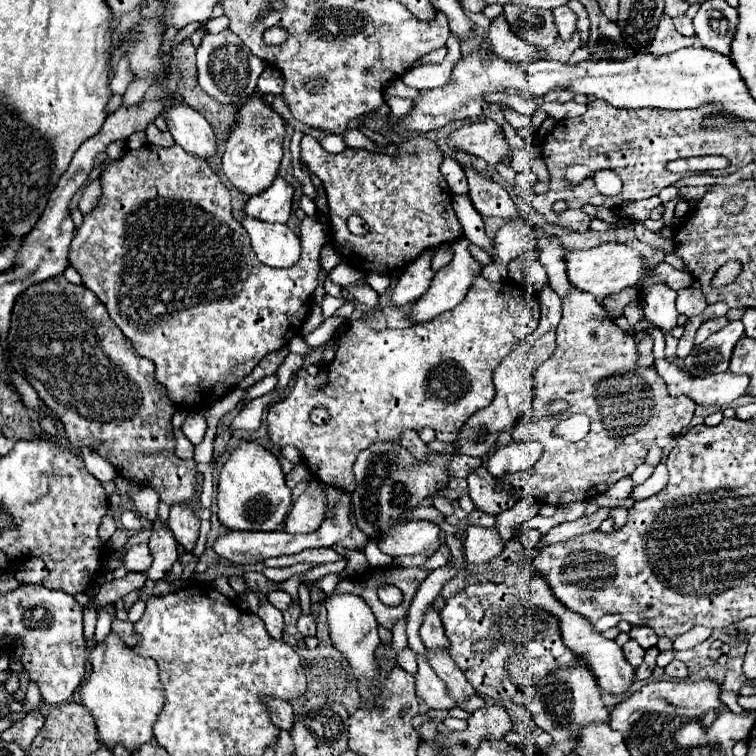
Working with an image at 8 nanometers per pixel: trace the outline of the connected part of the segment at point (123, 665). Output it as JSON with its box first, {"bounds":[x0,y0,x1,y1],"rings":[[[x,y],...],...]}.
{"bounds":[80,633,164,751],"rings":[[[110,633],[104,643],[98,643],[90,653],[92,673],[80,689],[82,705],[92,713],[98,729],[100,743],[108,749],[124,745],[128,751],[140,749],[140,745],[154,739],[154,723],[164,707],[164,689],[158,677],[158,665],[154,659],[138,657],[118,635]]]}

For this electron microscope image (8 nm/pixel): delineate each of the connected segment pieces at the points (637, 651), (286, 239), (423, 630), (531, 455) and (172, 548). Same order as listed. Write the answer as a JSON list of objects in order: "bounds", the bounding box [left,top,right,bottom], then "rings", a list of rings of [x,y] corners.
[{"bounds":[622,639,644,667],"rings":[[[632,639],[622,647],[622,651],[624,651],[626,661],[628,661],[632,667],[638,667],[638,665],[642,663],[642,659],[644,659],[644,649],[642,649],[638,643],[632,643]]]},{"bounds":[242,217,300,267],"rings":[[[244,217],[242,227],[252,239],[252,249],[268,267],[292,267],[300,259],[300,241],[288,225],[260,223]]]},{"bounds":[420,607,450,651],"rings":[[[428,607],[428,611],[426,611],[424,623],[420,627],[420,637],[422,637],[422,643],[426,645],[426,649],[432,649],[432,651],[450,649],[450,643],[444,635],[444,627],[440,623],[440,617],[432,607]]]},{"bounds":[488,441,542,477],"rings":[[[512,441],[504,447],[498,447],[496,453],[488,461],[488,471],[494,477],[502,477],[506,473],[528,471],[542,457],[542,445],[536,441]]]},{"bounds":[144,521,178,581],"rings":[[[154,521],[154,531],[152,531],[148,545],[150,545],[154,561],[152,561],[150,569],[144,571],[144,575],[152,581],[160,581],[170,571],[174,561],[178,559],[176,539],[166,525],[162,525],[160,521]]]}]

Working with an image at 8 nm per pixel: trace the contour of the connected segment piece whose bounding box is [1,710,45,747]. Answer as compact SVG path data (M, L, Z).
M34 710L6 729L1 737L7 743L18 743L20 747L28 747L28 743L32 743L44 723L45 716L39 710Z

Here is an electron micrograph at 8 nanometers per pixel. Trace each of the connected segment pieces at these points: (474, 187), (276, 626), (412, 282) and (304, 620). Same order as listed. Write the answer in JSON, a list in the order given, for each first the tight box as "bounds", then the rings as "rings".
[{"bounds":[464,165,518,219],"rings":[[[466,165],[464,167],[466,177],[468,177],[468,185],[470,185],[470,199],[474,203],[474,207],[480,211],[480,215],[484,217],[504,217],[504,219],[518,219],[518,209],[512,203],[510,195],[506,193],[506,189],[492,181],[482,177],[474,167]]]},{"bounds":[258,593,282,639],"rings":[[[260,593],[260,597],[262,597],[262,605],[260,605],[260,609],[258,609],[258,615],[260,615],[260,619],[266,623],[266,631],[268,631],[268,635],[272,637],[272,639],[282,639],[282,613],[274,607],[274,605],[270,605],[268,601],[266,601],[266,595],[262,595]]]},{"bounds":[390,251,434,305],"rings":[[[424,251],[420,257],[414,259],[414,263],[406,267],[406,271],[396,281],[396,287],[392,289],[390,297],[392,305],[406,305],[408,301],[422,297],[428,291],[430,281],[434,277],[430,261],[432,261],[432,251]]]},{"bounds":[296,615,316,637],"rings":[[[302,615],[298,621],[296,621],[296,627],[298,631],[308,637],[308,635],[316,635],[316,621],[312,615]]]}]

